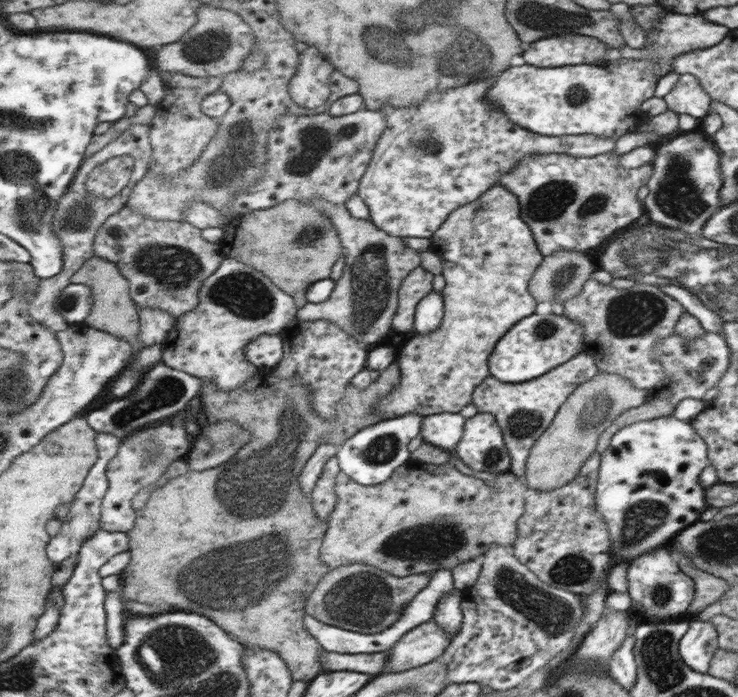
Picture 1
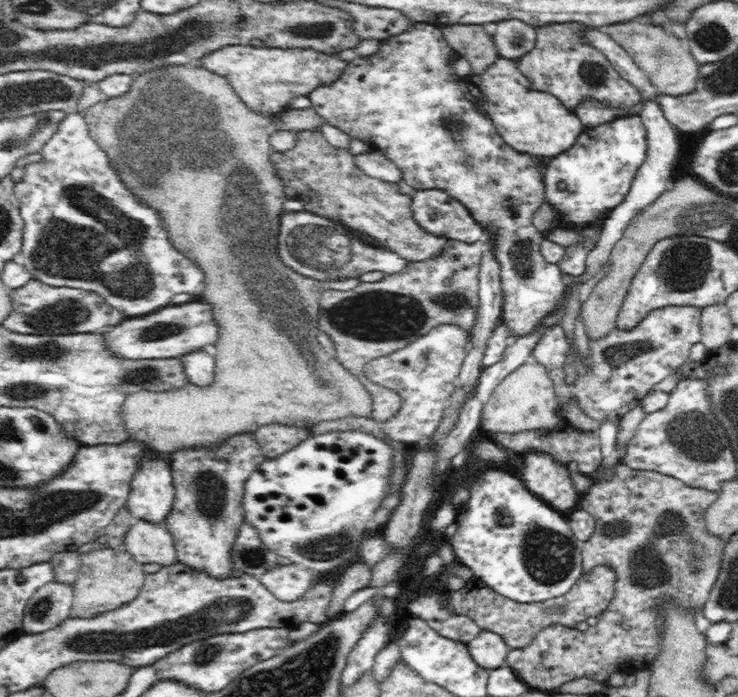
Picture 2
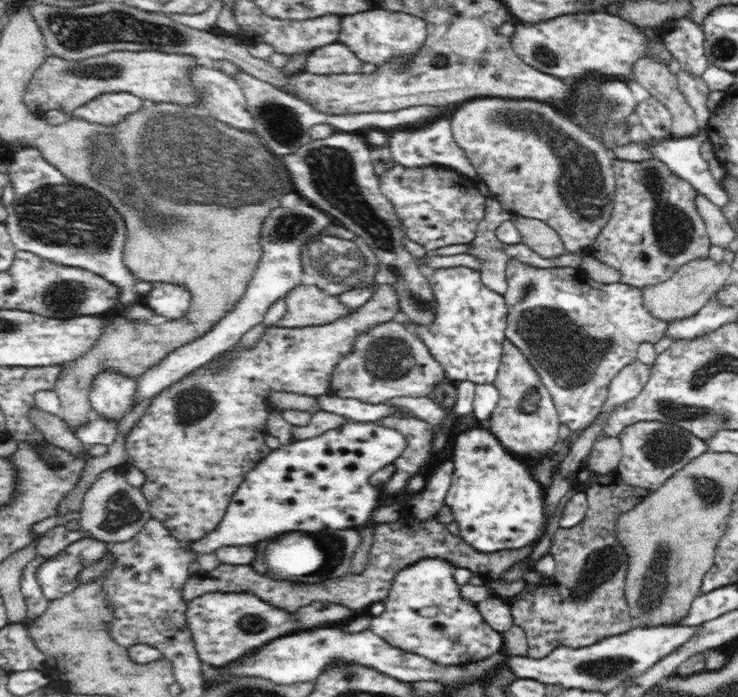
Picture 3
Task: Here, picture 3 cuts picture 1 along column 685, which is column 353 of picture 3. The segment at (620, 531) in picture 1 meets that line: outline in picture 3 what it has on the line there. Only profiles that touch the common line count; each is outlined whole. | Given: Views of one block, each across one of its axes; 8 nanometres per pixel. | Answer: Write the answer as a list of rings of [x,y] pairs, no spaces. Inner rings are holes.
[[[348,420],[342,423],[337,429],[330,429],[313,438],[302,439],[298,442],[293,442],[287,445],[282,445],[277,449],[271,449],[270,454],[266,455],[252,470],[249,470],[244,476],[244,482],[238,486],[235,493],[230,499],[230,503],[227,506],[224,516],[221,521],[216,525],[213,531],[210,531],[204,538],[197,541],[192,541],[190,549],[196,551],[198,554],[213,553],[214,550],[222,549],[222,546],[250,546],[259,548],[259,543],[263,541],[270,541],[272,538],[278,538],[286,532],[304,532],[306,536],[314,538],[314,534],[324,534],[324,530],[362,530],[363,527],[372,526],[374,520],[372,520],[372,514],[376,510],[380,510],[383,507],[382,502],[386,502],[386,495],[384,493],[384,486],[374,486],[372,478],[374,474],[378,473],[378,470],[392,464],[396,461],[398,456],[406,450],[406,436],[402,434],[398,429],[387,427],[386,425],[378,425],[378,422],[357,422]]]

